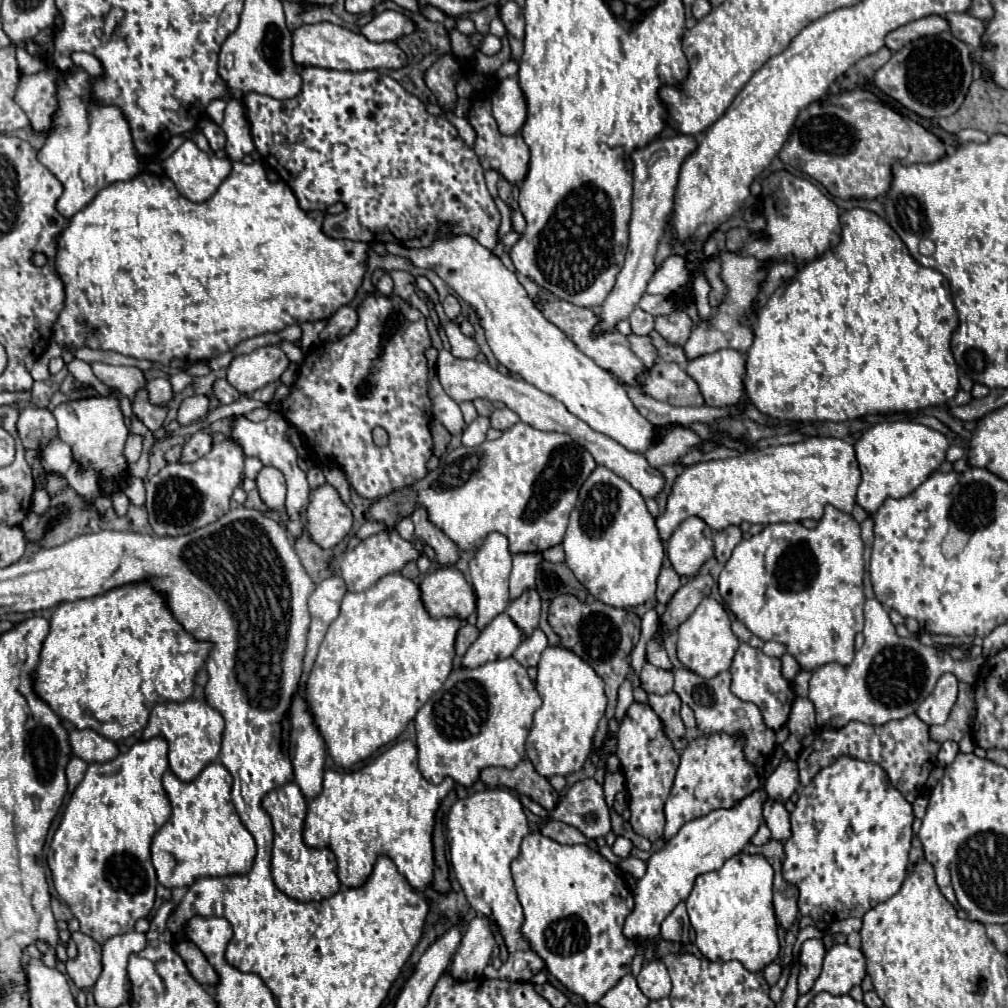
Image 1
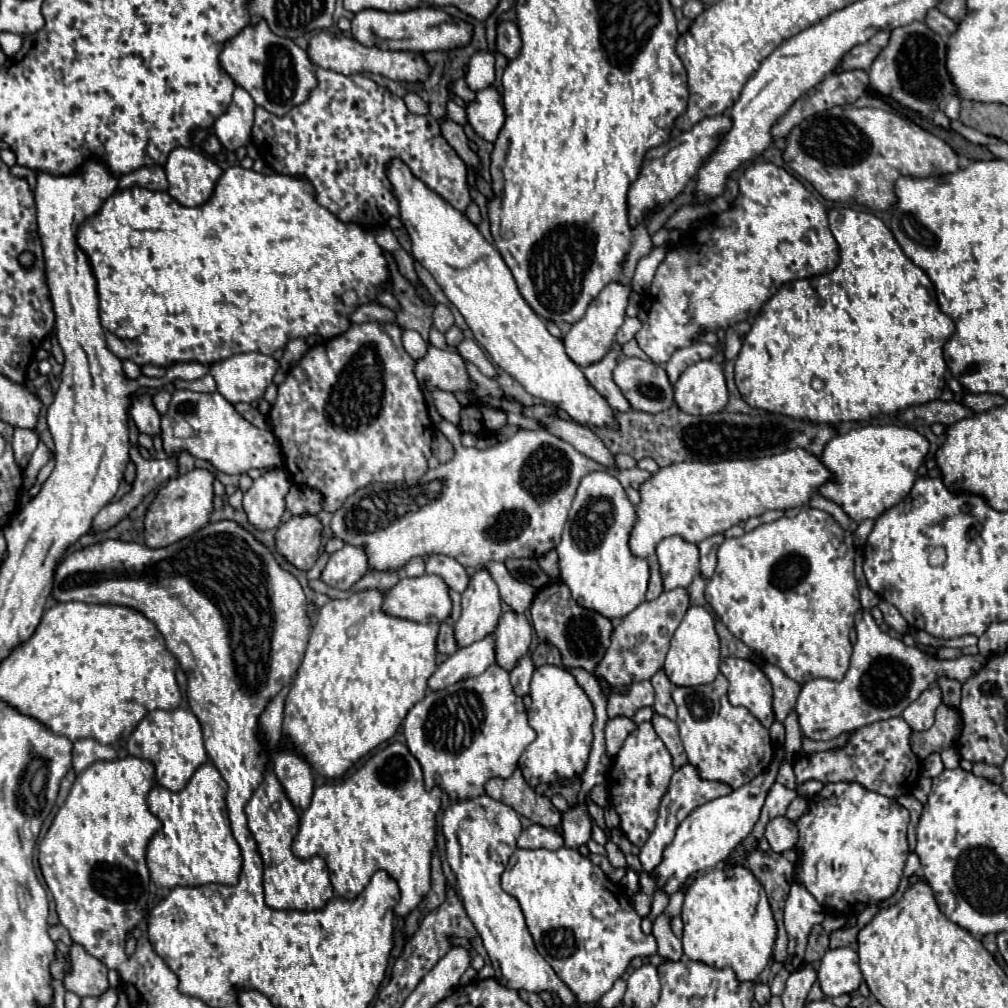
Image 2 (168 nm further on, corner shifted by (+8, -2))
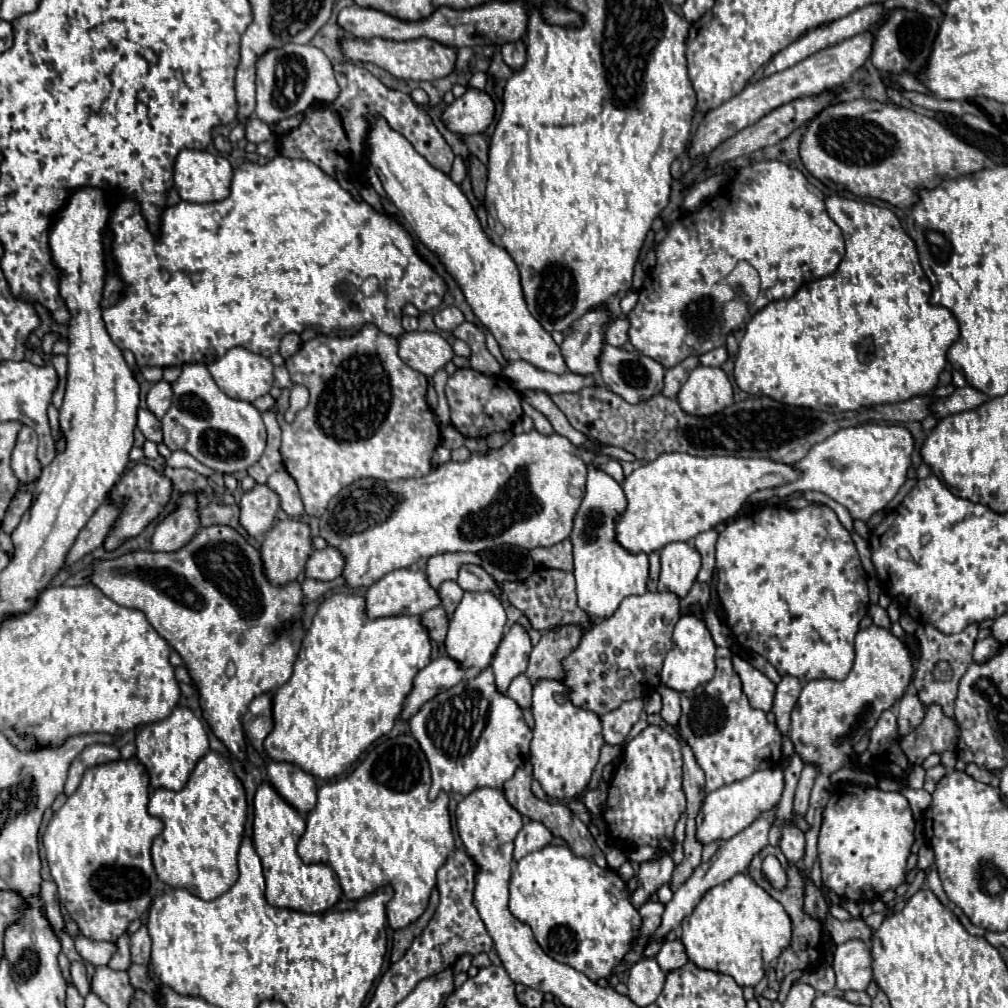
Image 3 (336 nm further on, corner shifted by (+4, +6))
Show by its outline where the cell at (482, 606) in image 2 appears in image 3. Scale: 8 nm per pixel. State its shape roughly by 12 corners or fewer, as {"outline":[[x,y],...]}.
{"outline":[[465,591],[445,651],[463,669],[491,663],[505,631],[497,595]]}

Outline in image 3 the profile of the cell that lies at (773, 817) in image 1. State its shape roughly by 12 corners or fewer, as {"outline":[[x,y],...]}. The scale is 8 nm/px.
{"outline":[[793,823],[783,825],[779,843],[791,863],[799,863],[805,851],[805,837]]}

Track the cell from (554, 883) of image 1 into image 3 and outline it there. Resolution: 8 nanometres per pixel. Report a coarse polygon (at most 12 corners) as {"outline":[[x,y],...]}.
{"outline":[[547,845],[509,911],[551,959],[611,975],[641,929],[623,879]]}

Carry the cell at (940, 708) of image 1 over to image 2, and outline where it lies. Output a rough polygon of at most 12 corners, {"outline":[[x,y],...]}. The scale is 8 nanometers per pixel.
{"outline":[[931,685],[903,711],[913,731],[925,731],[943,703],[939,687]]}

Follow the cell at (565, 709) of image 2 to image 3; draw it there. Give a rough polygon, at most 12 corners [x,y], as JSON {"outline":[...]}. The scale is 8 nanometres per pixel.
{"outline":[[533,687],[533,777],[565,803],[587,789],[603,737],[595,713]]}

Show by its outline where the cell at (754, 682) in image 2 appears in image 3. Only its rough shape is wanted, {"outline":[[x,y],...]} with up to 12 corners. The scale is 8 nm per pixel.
{"outline":[[739,655],[733,667],[751,707],[769,713],[775,685]]}

